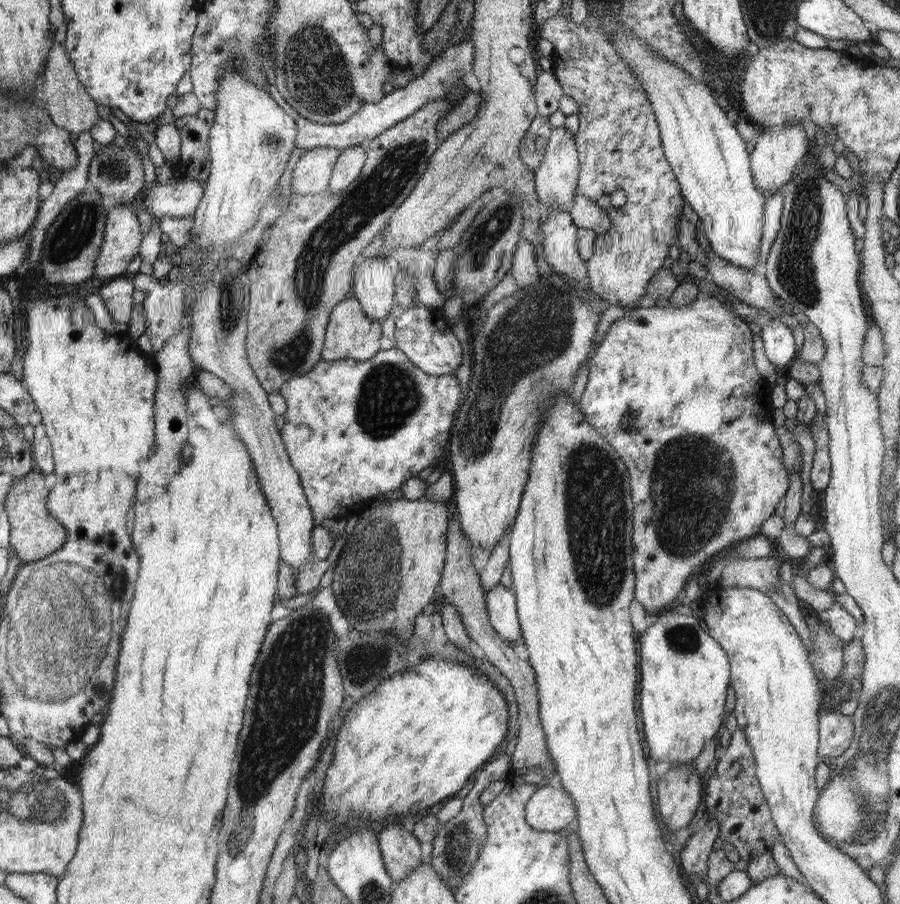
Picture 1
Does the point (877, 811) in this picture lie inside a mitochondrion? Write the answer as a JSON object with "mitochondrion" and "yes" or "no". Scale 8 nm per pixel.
{"mitochondrion":"yes"}

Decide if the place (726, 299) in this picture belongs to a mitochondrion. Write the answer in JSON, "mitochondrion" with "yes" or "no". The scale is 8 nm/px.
{"mitochondrion":"no"}

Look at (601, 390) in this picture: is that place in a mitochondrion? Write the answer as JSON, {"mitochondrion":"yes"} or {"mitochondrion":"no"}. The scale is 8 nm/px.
{"mitochondrion":"no"}

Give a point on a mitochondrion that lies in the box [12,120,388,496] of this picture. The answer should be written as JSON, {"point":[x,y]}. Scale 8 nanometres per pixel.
{"point":[82,224]}

